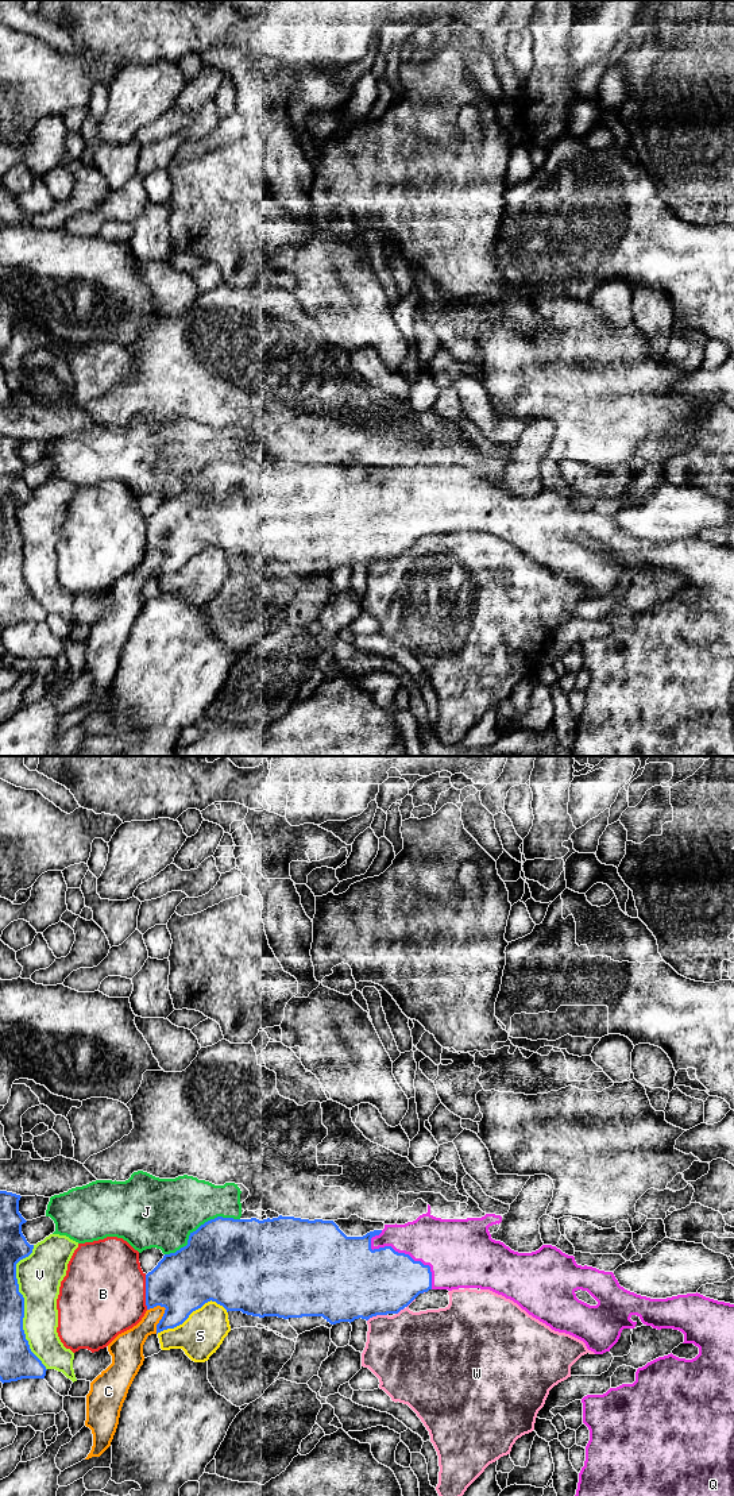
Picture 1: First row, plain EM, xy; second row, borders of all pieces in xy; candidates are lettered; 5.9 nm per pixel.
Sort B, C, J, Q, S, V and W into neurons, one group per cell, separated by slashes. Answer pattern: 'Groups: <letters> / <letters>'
Groups: B / C / J / Q / S / V / W

